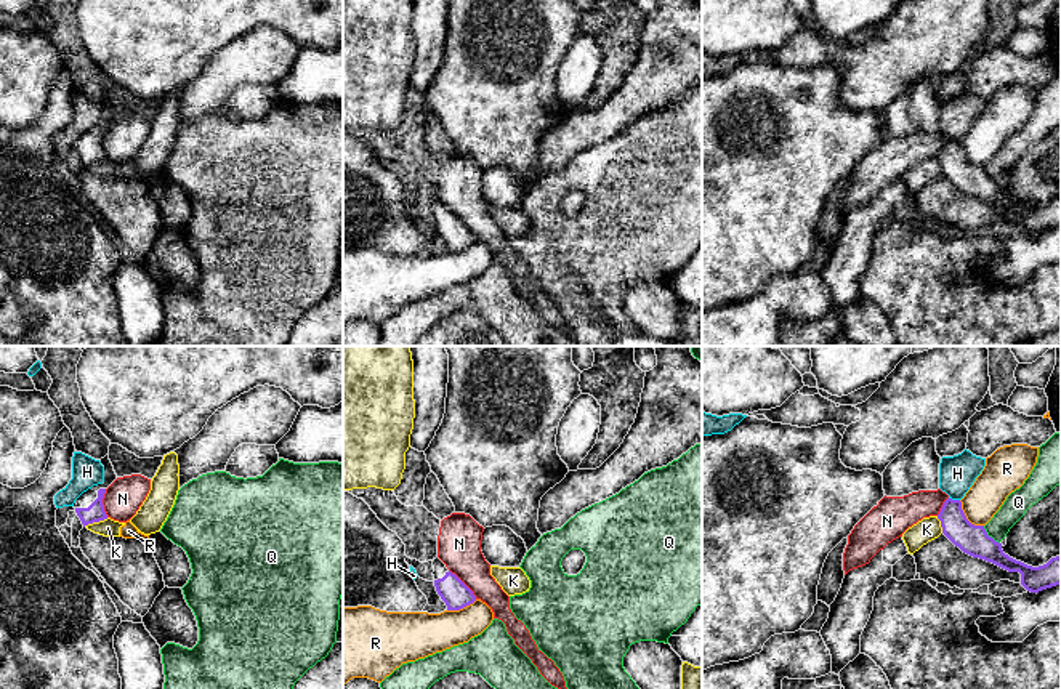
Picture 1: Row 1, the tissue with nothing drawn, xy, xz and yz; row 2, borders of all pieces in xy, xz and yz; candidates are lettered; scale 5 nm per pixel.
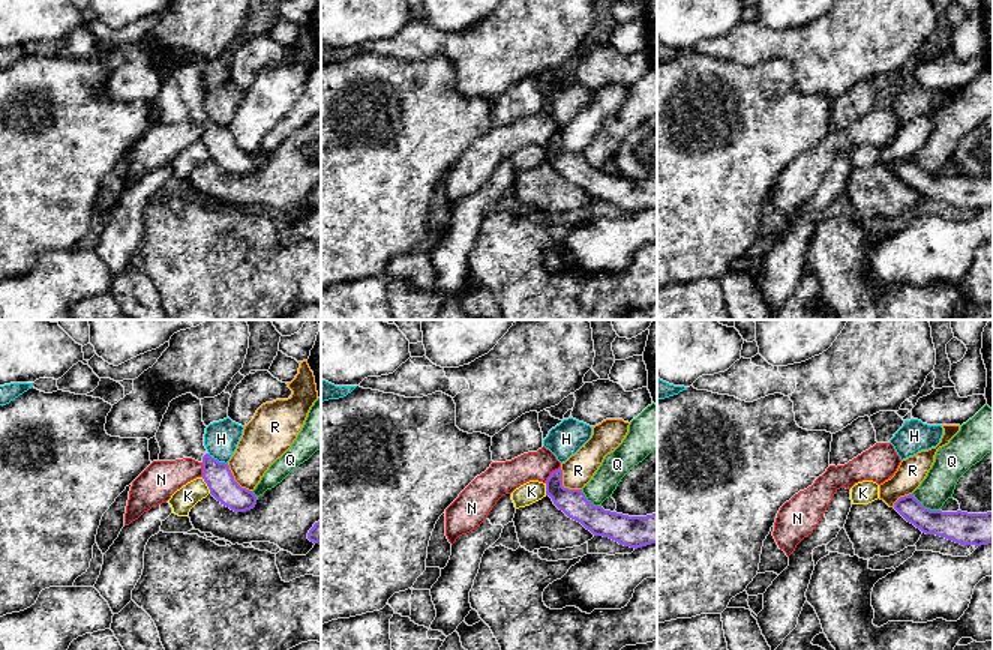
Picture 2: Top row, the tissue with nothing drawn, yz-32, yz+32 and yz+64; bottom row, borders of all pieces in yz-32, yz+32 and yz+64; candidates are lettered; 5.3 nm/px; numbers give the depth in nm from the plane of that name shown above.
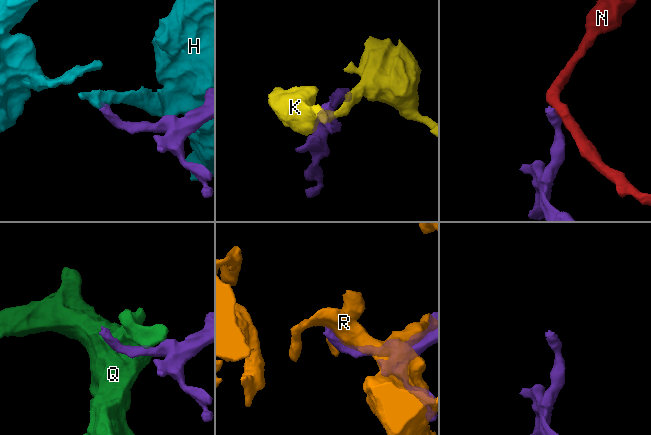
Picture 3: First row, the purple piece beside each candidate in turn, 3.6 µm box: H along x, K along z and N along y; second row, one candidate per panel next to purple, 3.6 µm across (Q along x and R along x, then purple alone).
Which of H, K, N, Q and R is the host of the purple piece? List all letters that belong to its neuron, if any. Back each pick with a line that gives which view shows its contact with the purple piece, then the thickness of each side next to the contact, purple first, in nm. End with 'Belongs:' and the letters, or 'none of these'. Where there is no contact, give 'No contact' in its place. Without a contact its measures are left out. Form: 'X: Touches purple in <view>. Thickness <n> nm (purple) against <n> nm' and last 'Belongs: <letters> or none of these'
Belongs: none of these

